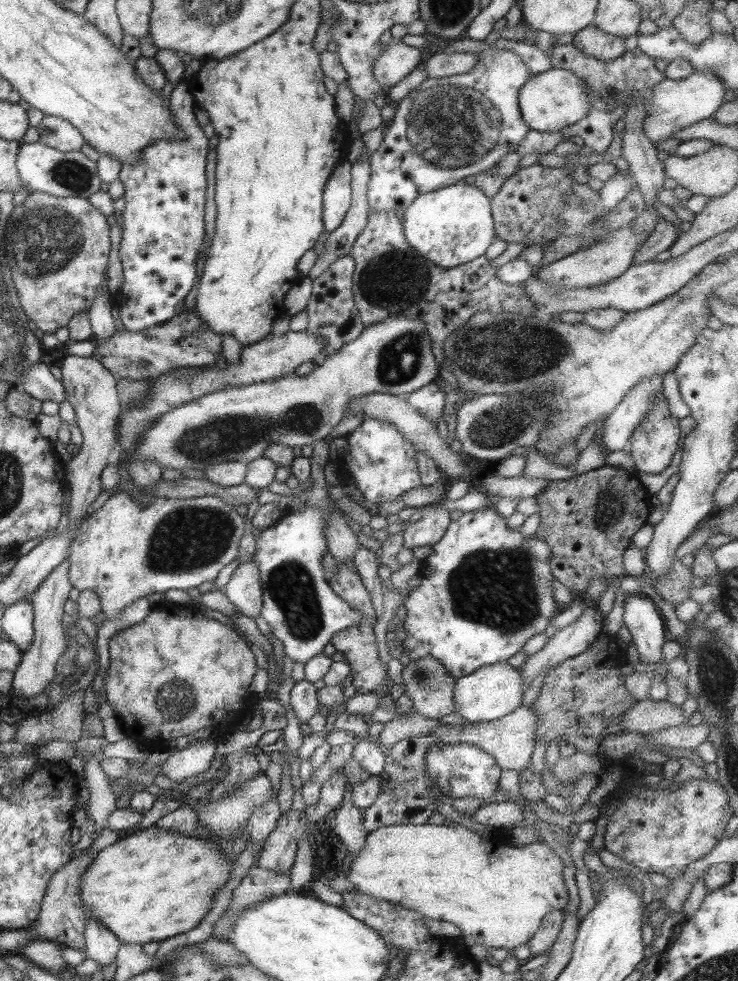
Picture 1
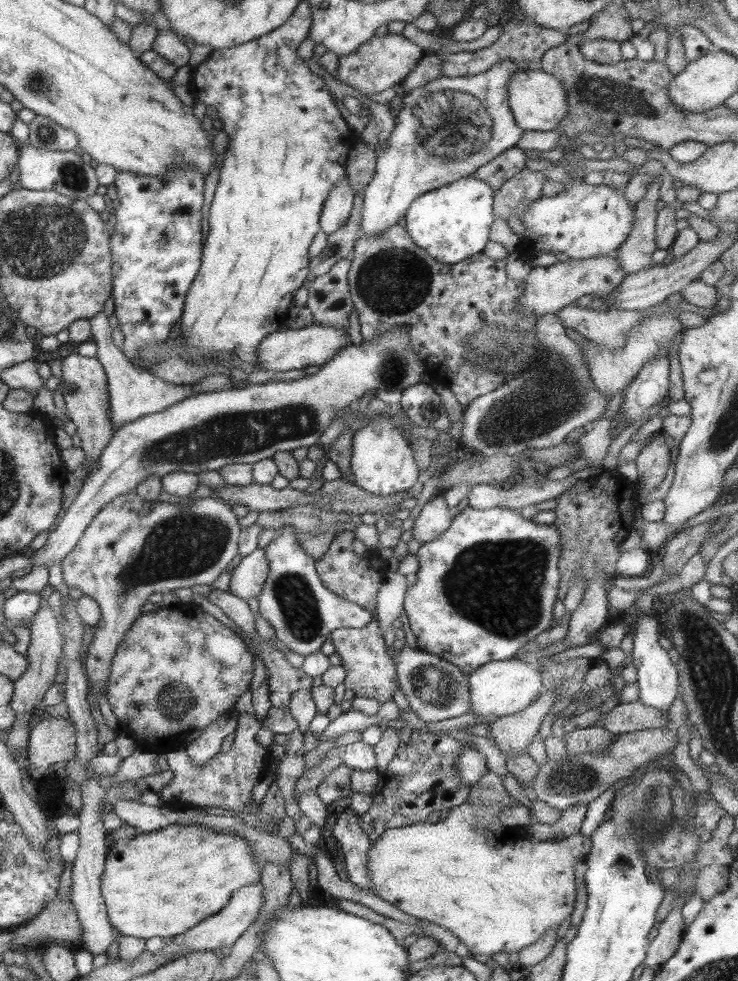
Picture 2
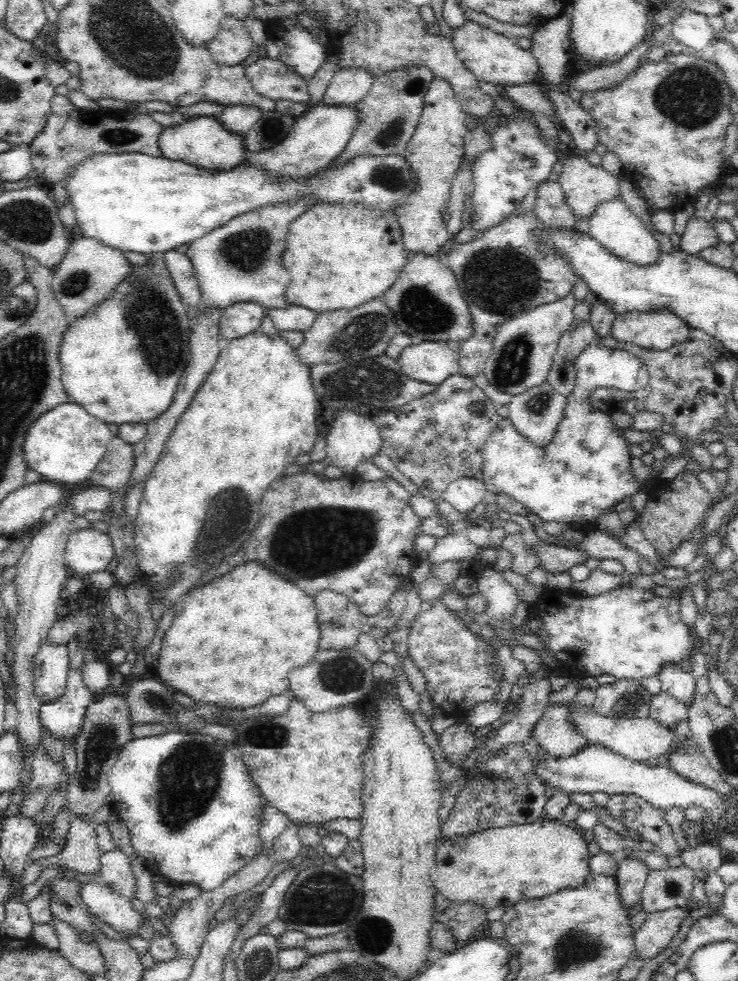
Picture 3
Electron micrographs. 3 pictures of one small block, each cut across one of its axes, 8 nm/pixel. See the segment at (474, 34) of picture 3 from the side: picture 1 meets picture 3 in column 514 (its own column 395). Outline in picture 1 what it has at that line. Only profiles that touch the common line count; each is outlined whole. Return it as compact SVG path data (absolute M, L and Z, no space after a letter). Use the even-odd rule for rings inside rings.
M392 40L372 63L372 75L384 90L403 80L412 70L422 64L418 48Z

